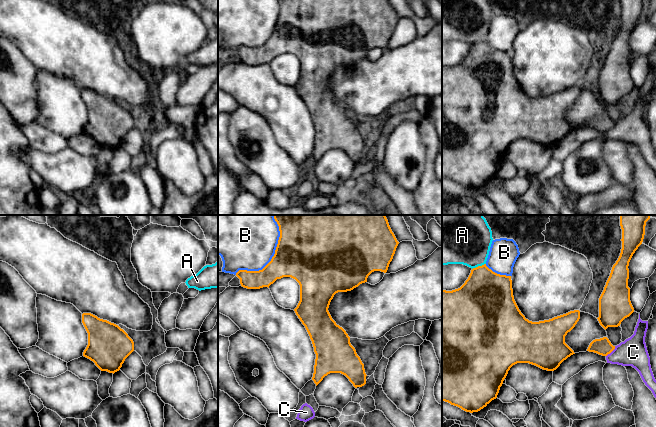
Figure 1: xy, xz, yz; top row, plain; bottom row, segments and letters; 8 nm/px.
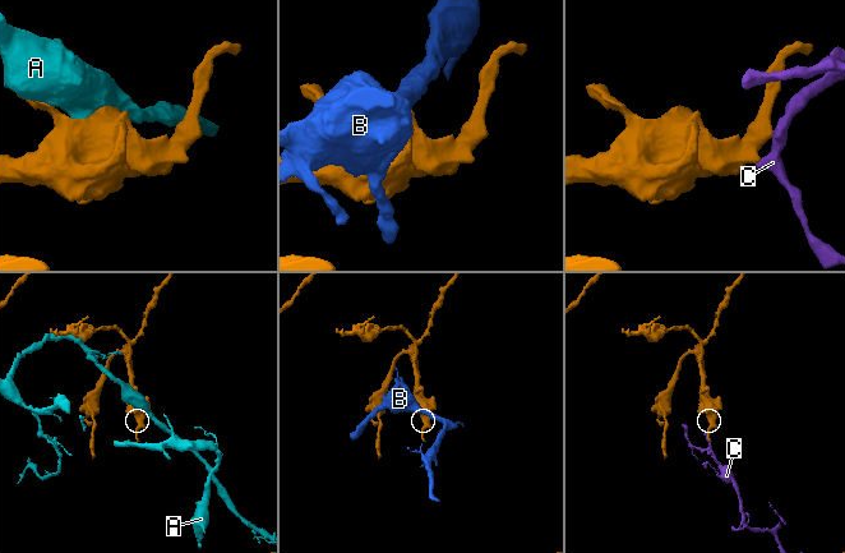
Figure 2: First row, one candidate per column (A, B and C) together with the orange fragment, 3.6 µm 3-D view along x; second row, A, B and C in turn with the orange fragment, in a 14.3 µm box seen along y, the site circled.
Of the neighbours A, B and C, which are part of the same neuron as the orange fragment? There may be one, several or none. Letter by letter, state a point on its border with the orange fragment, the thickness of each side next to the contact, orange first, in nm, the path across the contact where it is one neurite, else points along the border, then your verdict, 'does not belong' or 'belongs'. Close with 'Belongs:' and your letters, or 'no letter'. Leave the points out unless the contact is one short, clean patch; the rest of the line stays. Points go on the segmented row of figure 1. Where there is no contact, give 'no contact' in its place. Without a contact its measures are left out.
A: yz (478, 266) | 400/420 nm | does not belong
B: xz (274, 255) | 460/480 nm | does not belong
C: yz (611, 351) | 140/220 nm | does not belong
Belongs: no letter

